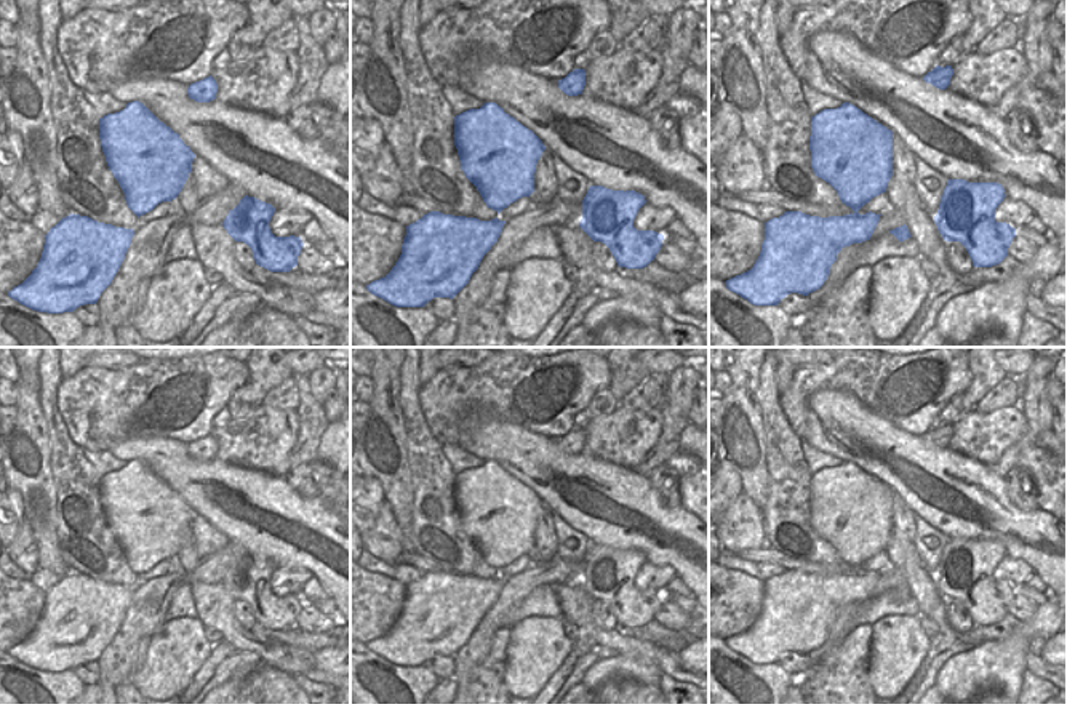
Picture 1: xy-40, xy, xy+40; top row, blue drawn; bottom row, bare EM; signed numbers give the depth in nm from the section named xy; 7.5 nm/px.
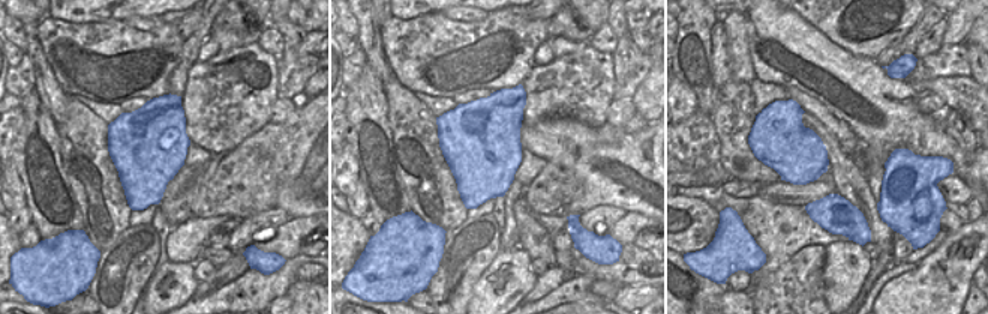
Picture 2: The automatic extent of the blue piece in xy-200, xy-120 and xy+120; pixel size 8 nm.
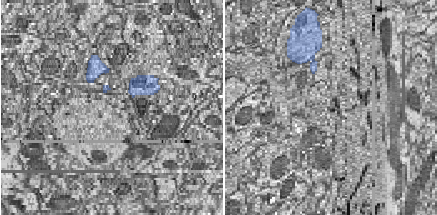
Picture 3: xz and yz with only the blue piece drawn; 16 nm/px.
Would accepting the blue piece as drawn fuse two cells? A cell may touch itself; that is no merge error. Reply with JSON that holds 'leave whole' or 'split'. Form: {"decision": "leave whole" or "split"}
{"decision": "leave whole"}

